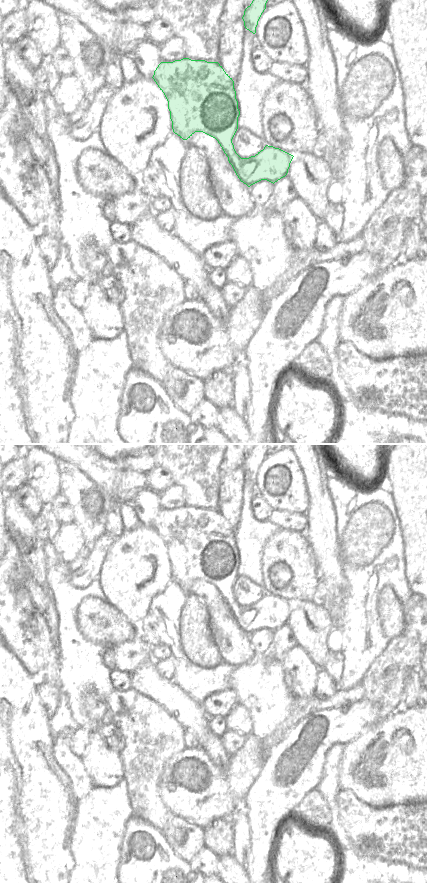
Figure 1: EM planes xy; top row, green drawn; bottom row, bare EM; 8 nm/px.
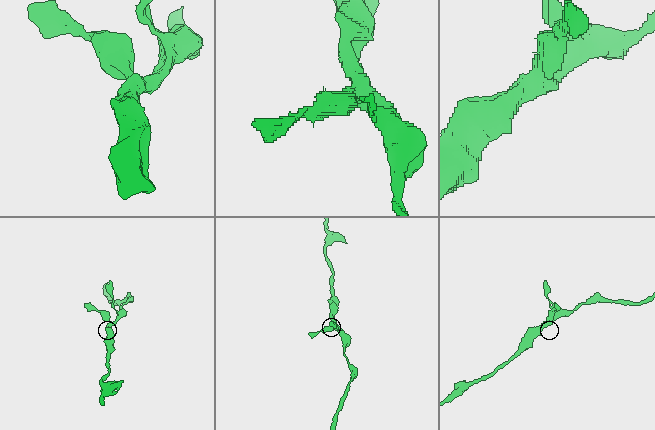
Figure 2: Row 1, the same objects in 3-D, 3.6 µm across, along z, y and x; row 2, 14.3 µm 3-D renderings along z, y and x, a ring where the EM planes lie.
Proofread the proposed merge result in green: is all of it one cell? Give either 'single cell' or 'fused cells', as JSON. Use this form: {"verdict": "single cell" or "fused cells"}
{"verdict": "single cell"}

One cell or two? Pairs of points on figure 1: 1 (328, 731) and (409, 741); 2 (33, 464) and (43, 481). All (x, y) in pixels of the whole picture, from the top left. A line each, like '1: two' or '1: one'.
1: two
2: one

